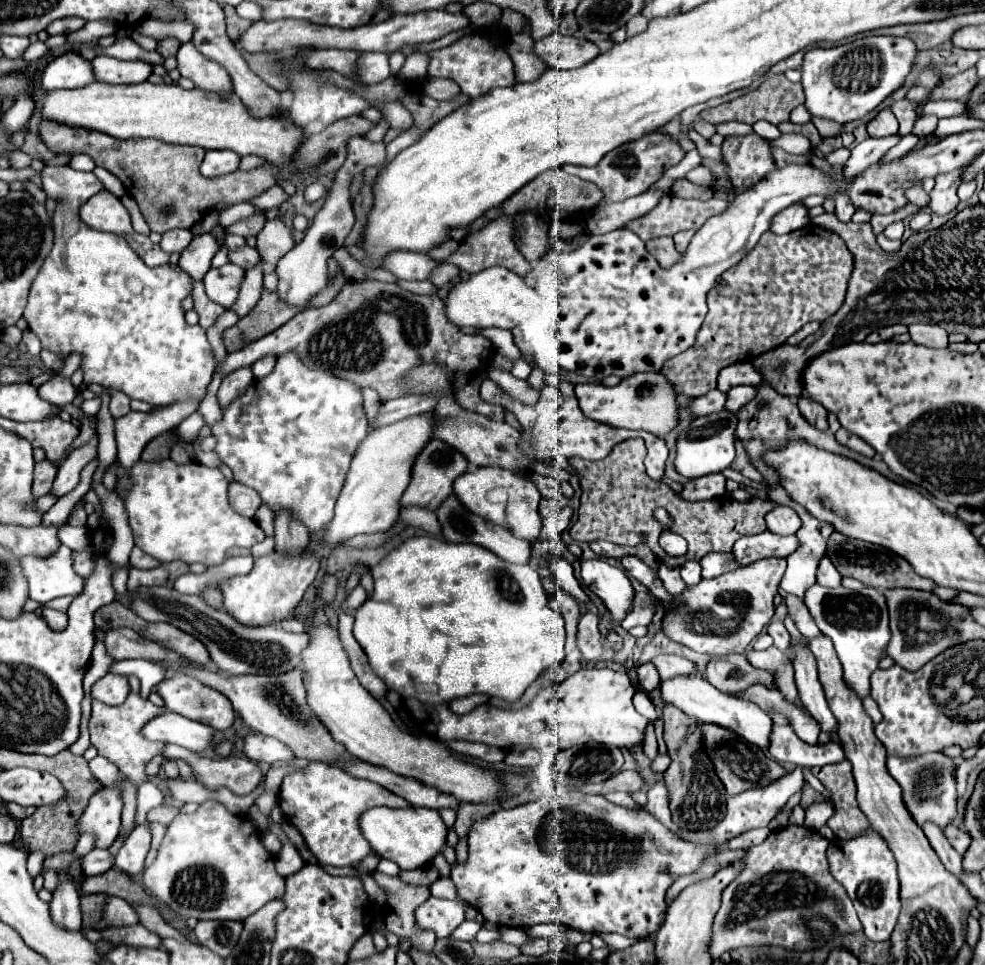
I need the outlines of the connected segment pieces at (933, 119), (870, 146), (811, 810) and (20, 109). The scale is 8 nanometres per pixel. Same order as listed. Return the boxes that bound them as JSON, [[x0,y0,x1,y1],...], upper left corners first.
[[911,116,939,150],[845,134,899,178],[805,802,833,830],[3,92,33,132]]

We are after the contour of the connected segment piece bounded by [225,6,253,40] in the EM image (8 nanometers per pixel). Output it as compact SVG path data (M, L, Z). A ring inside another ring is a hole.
M225 6L225 22L227 22L227 36L231 40L239 40L239 34L243 34L253 22L251 20L243 20L235 14L235 8Z

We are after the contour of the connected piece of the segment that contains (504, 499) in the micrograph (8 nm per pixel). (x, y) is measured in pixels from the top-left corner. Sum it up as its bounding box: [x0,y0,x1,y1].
[453,466,541,544]

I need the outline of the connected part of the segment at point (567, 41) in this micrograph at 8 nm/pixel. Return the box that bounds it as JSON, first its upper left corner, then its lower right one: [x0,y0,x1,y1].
[533,32,599,70]

